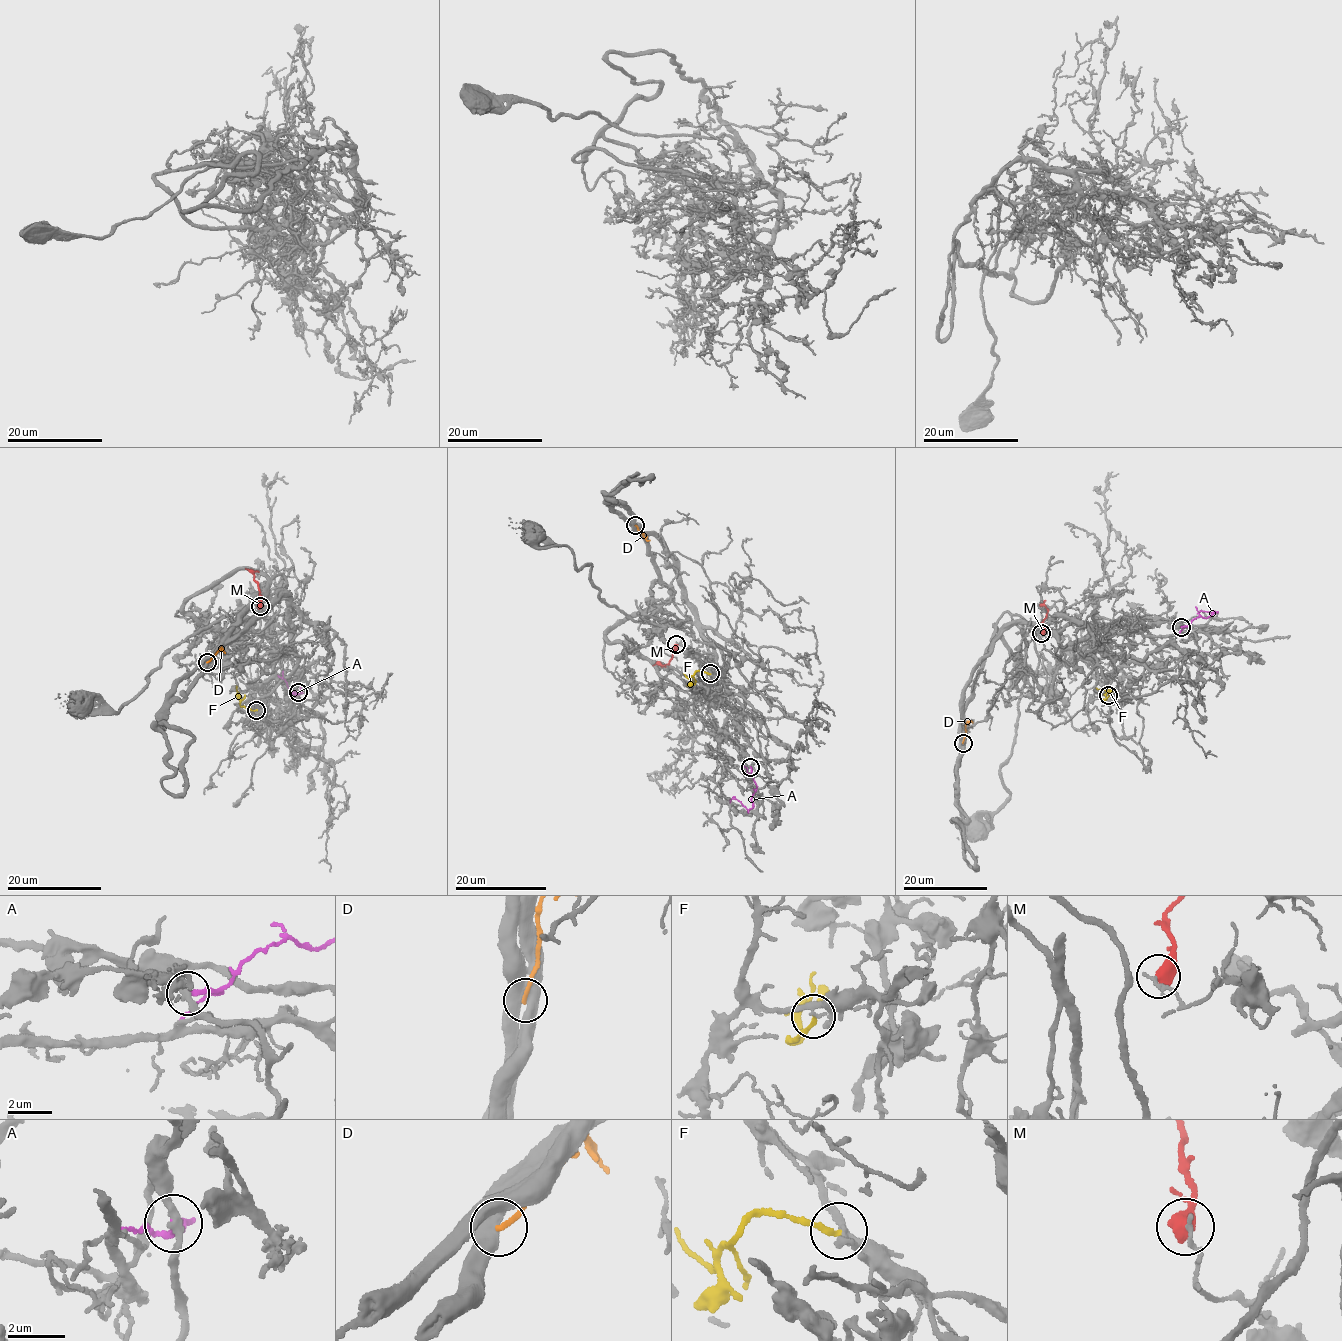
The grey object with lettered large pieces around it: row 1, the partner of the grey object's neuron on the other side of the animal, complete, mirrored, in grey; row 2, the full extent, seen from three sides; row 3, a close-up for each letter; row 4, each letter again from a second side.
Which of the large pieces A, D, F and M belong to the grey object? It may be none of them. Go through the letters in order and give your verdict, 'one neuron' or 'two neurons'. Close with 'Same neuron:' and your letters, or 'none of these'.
A: two neurons
D: two neurons
F: two neurons
M: two neurons
Same neuron: none of these

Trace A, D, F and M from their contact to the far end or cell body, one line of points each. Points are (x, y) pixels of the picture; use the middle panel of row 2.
A: (750, 766), (756, 786), (752, 807), (747, 809), (733, 797)
D: (635, 525), (646, 540), (650, 540)
F: (710, 674), (697, 670), (690, 679), (683, 673)
M: (676, 644), (668, 664), (652, 665)

